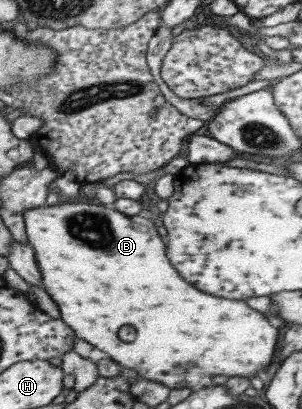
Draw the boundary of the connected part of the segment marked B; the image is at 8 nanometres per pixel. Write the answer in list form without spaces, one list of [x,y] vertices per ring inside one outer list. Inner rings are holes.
[[[69,200],[67,203],[60,202],[52,206],[44,205],[42,207],[30,208],[25,211],[23,215],[25,217],[25,224],[27,229],[28,243],[30,243],[35,249],[35,255],[38,257],[38,265],[40,265],[40,271],[42,271],[42,277],[44,277],[44,285],[48,289],[48,293],[52,295],[52,299],[58,303],[60,311],[62,311],[62,319],[66,323],[70,323],[70,327],[74,327],[74,331],[78,333],[77,337],[96,345],[98,350],[108,354],[114,362],[120,364],[122,367],[132,367],[132,369],[138,369],[144,365],[144,359],[150,355],[150,351],[158,349],[160,347],[160,355],[162,351],[168,353],[168,359],[174,359],[174,369],[170,371],[172,375],[162,375],[160,382],[166,387],[170,387],[171,390],[175,390],[176,387],[180,387],[182,379],[180,379],[180,373],[184,375],[184,369],[186,369],[186,375],[188,375],[188,385],[192,389],[200,389],[204,387],[210,387],[211,379],[222,381],[224,379],[244,377],[246,379],[252,379],[257,374],[257,371],[263,369],[267,371],[266,367],[272,363],[274,355],[276,355],[276,349],[278,349],[278,339],[280,339],[280,333],[274,325],[270,325],[266,321],[266,317],[252,309],[248,303],[244,301],[238,301],[238,299],[222,299],[222,297],[216,297],[216,295],[210,295],[210,293],[204,293],[200,291],[198,287],[194,287],[192,283],[188,283],[186,279],[182,279],[182,275],[176,271],[176,267],[170,263],[168,255],[166,255],[166,243],[164,239],[160,237],[158,229],[156,229],[156,223],[152,219],[144,219],[142,215],[129,216],[121,211],[114,211],[114,208],[106,207],[102,203],[84,203],[84,201]],[[124,325],[132,325],[136,327],[138,331],[138,341],[134,343],[126,343],[118,337],[118,331],[124,327]]]

